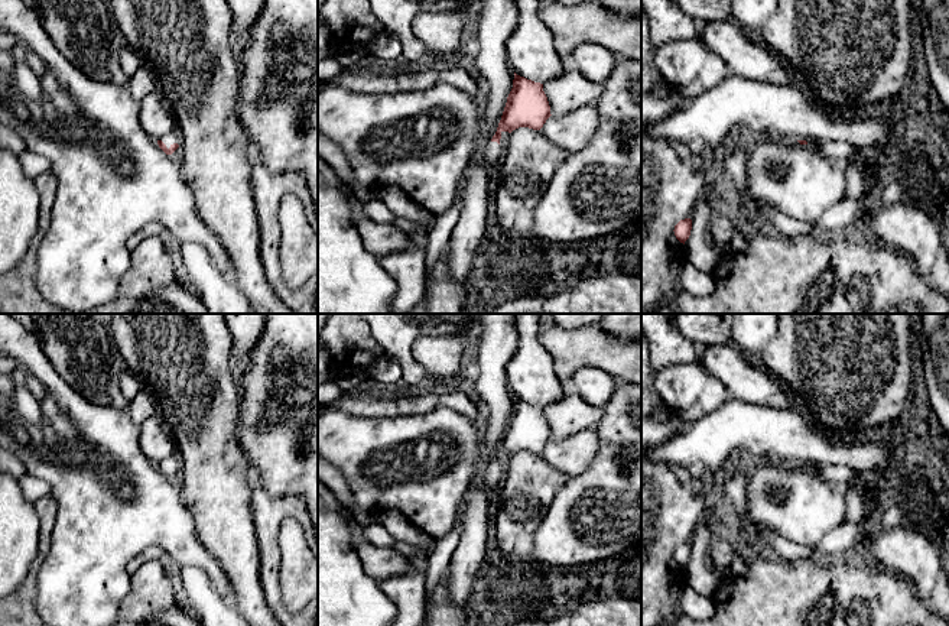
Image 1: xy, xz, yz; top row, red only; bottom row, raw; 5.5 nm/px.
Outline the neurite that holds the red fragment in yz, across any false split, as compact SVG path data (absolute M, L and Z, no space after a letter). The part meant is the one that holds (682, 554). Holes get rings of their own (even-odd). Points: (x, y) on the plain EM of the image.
M685 542L680 544L676 549L675 549L675 559L676 562L685 568L685 565L689 562L690 559L690 554L692 554L692 544L690 542Z

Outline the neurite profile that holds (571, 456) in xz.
M586 428L562 440L550 440L540 455L559 473L575 477L592 464L598 448L595 428Z

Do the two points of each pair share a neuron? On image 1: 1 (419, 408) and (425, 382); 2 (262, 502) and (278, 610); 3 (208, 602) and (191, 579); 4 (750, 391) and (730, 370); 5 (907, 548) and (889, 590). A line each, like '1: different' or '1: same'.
1: different
2: same
3: same
4: same
5: different

